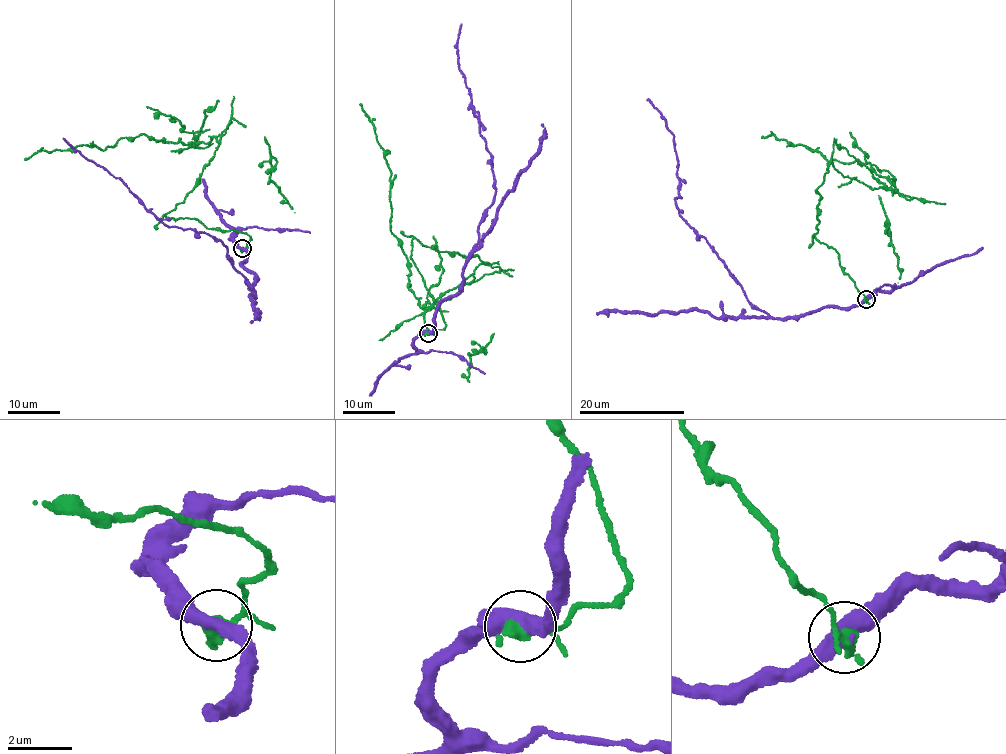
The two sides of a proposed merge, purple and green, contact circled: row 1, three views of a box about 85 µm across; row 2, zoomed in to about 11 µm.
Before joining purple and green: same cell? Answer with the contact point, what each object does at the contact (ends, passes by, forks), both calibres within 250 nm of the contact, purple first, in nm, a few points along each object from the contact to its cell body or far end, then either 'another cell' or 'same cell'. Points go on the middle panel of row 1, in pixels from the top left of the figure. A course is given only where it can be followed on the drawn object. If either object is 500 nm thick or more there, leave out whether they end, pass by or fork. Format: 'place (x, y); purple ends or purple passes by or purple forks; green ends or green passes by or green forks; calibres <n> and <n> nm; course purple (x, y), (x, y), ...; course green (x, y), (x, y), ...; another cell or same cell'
place (428, 333); purple passes by; green passes by; calibres 440 and 320 nm; course purple (428, 333), (435, 309), (457, 293), (496, 191), (490, 152), (459, 65), (461, 24); course green (428, 333), (446, 325), (413, 262), (414, 238), (500, 269), (421, 306), (390, 227), (385, 151), (360, 103); another cell

